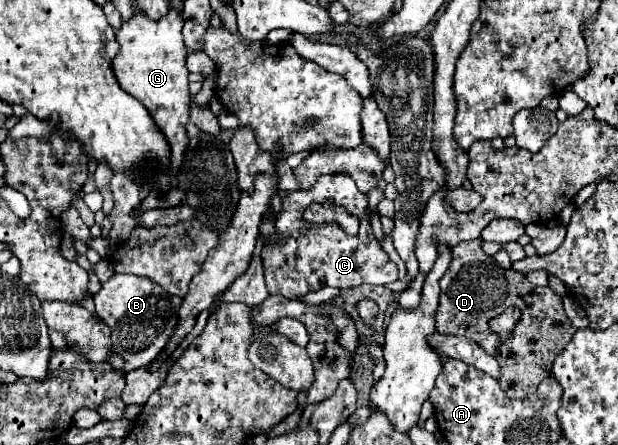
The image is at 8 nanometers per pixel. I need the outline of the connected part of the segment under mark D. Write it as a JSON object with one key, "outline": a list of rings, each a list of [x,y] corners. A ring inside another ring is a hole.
{"outline":[[[480,239],[464,241],[456,247],[452,247],[452,263],[444,277],[440,279],[440,307],[436,311],[436,331],[440,335],[462,335],[472,341],[476,341],[486,353],[490,353],[500,363],[500,387],[502,391],[512,399],[526,399],[530,393],[536,393],[538,383],[550,375],[554,357],[564,349],[564,345],[572,339],[574,329],[570,325],[570,319],[564,313],[562,299],[550,289],[550,287],[536,287],[526,277],[514,269],[502,269],[494,263],[490,255],[486,255],[480,249]],[[518,307],[522,311],[520,321],[512,329],[510,337],[506,341],[500,341],[500,337],[490,329],[488,321],[498,317],[504,309]]]}

